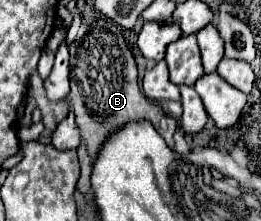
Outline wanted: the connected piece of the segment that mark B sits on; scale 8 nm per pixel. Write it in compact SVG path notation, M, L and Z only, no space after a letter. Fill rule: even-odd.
M97 18L87 26L87 32L73 40L69 46L71 52L71 90L69 90L69 102L75 112L75 122L81 134L81 144L77 148L79 164L81 164L81 176L77 182L77 188L91 198L89 190L89 176L91 176L91 164L95 162L97 150L103 144L103 140L109 136L111 130L119 128L121 124L129 120L145 118L149 120L155 130L165 138L169 146L173 146L173 132L177 130L177 120L167 116L159 104L151 104L139 90L137 82L137 66L135 58L123 38L123 30L113 24L107 18ZM107 58L121 58L119 60L107 60ZM101 64L107 64L107 76L101 76Z

